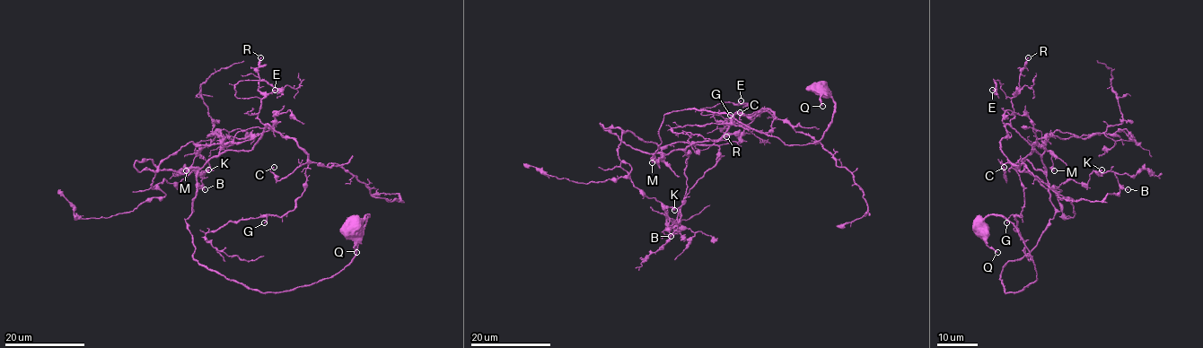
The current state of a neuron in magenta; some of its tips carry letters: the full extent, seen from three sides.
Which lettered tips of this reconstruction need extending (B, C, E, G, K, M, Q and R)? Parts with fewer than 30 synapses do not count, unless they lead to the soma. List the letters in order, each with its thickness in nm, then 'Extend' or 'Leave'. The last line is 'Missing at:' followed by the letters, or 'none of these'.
B: Thickness 150 nm. Leave
C: Thickness 130 nm. Leave
E: Thickness 150 nm. Leave
G: Thickness 180 nm. Leave
K: Thickness 460 nm. Leave
M: Thickness 550 nm. Leave
Q: Thickness 240 nm. Leave
R: Thickness 170 nm. Leave
Missing at: none of these

